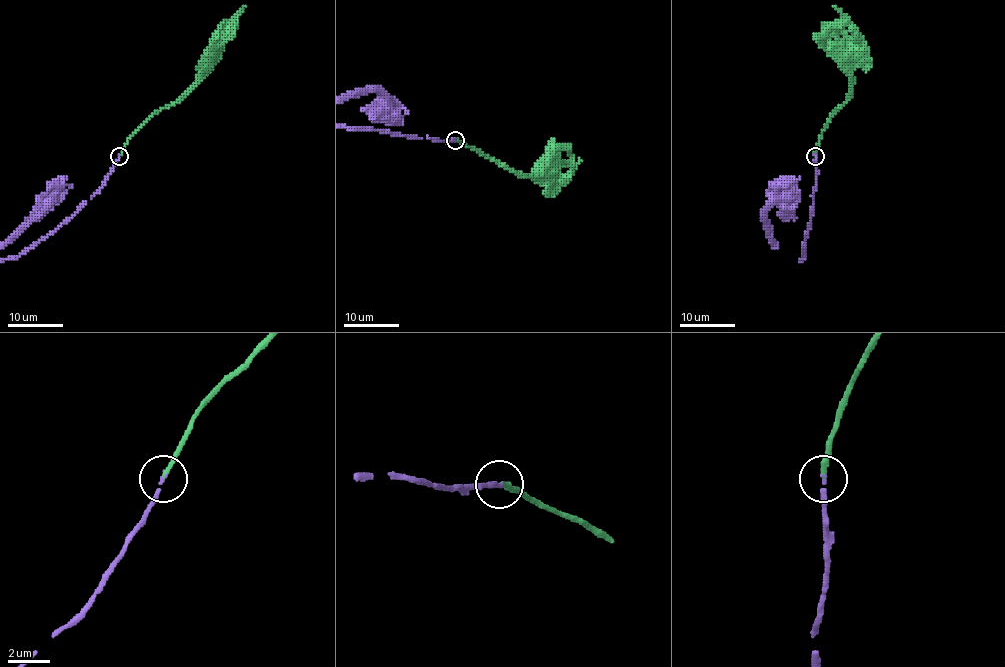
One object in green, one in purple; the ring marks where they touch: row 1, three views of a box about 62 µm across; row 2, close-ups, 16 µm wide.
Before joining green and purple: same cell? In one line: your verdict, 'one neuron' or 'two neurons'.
one neuron

